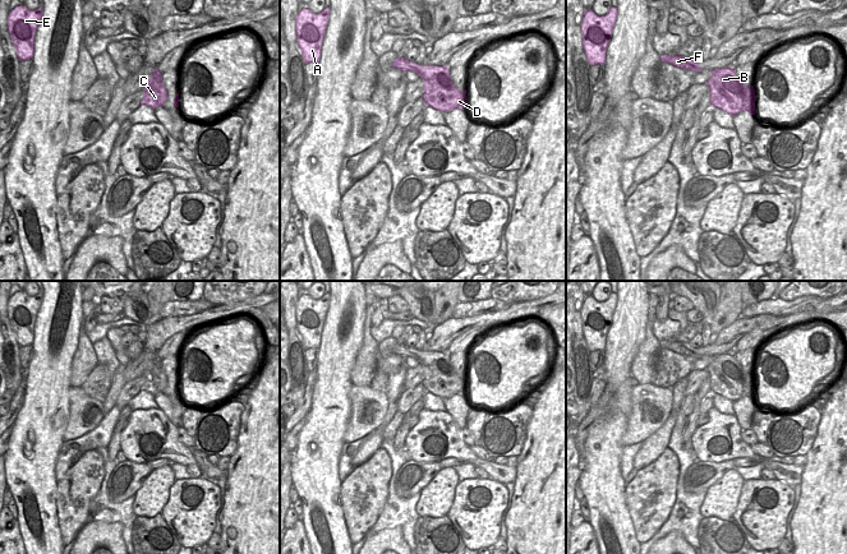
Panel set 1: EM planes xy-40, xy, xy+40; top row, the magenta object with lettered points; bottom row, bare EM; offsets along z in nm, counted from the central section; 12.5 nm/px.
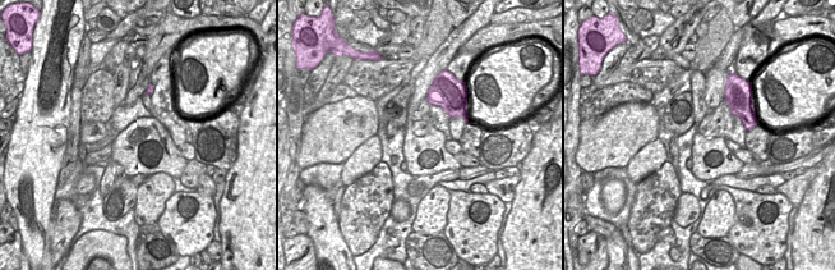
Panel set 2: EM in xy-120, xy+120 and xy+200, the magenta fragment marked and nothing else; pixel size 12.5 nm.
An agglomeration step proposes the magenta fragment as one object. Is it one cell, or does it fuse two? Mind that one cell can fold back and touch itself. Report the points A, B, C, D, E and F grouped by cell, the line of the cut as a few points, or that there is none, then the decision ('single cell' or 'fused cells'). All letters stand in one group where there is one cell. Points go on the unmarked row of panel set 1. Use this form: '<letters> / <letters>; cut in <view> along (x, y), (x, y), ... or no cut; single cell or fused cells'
A E F / B C D; cut in xy along (419, 351), (414, 358); fused cells

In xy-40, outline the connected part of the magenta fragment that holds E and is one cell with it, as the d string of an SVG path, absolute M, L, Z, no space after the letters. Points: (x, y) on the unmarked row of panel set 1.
M15 292L8 301L8 318L20 347L33 345L34 322L42 305L43 295L29 296Z

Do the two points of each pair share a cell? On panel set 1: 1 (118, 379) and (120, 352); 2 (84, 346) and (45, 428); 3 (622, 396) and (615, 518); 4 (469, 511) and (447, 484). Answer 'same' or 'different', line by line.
1: different
2: different
3: same
4: different

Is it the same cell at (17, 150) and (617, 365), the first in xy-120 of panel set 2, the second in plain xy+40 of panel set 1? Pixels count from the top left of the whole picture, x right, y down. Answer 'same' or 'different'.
same

